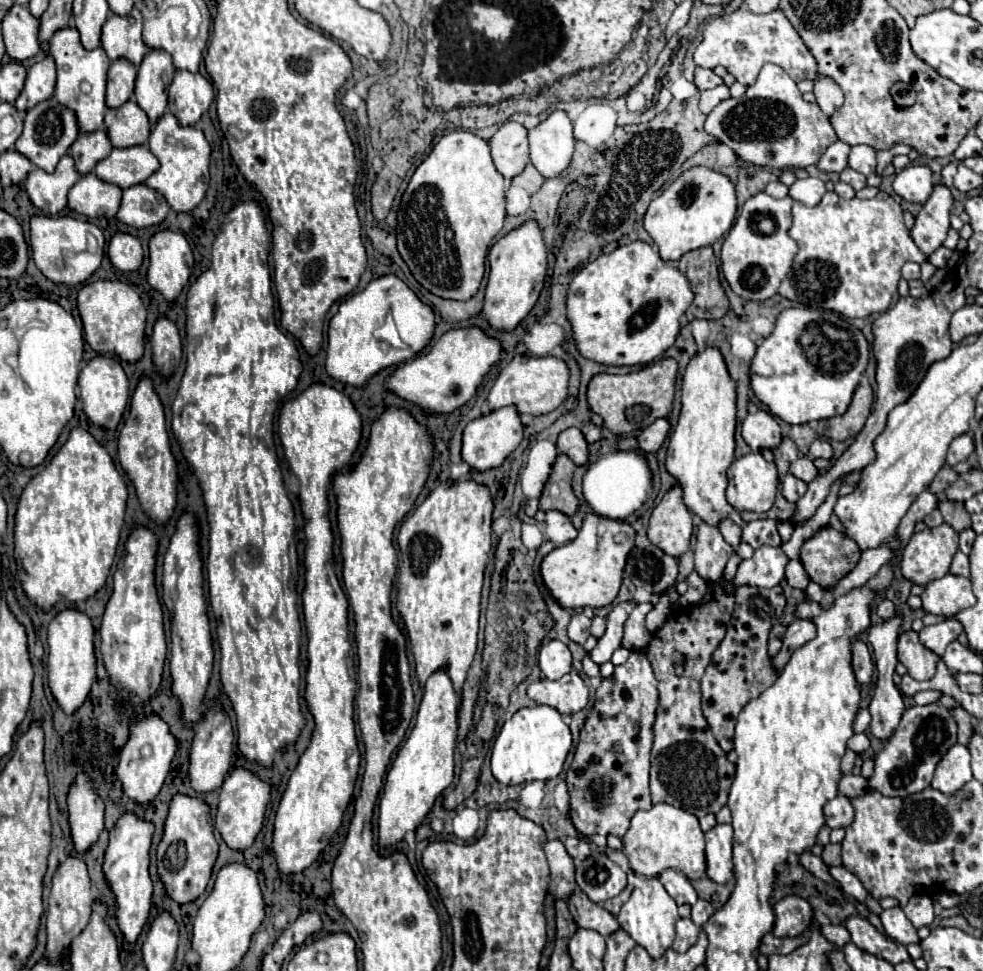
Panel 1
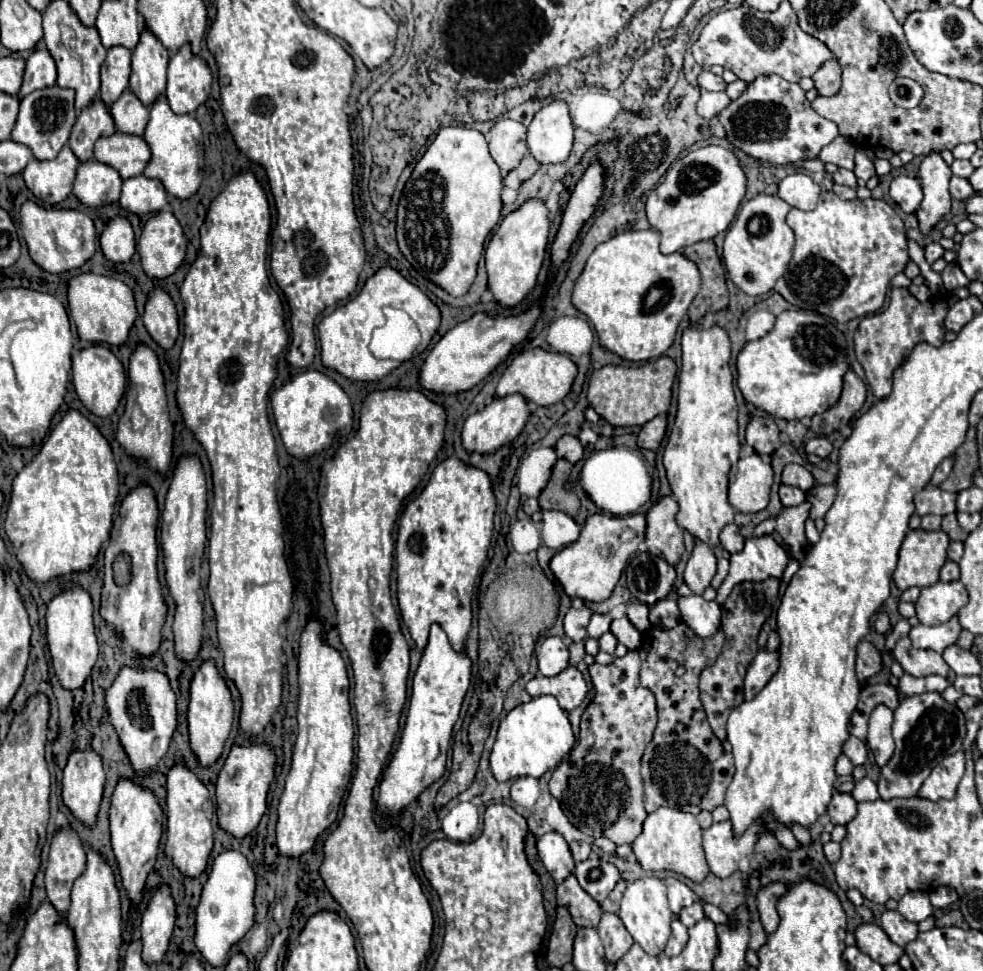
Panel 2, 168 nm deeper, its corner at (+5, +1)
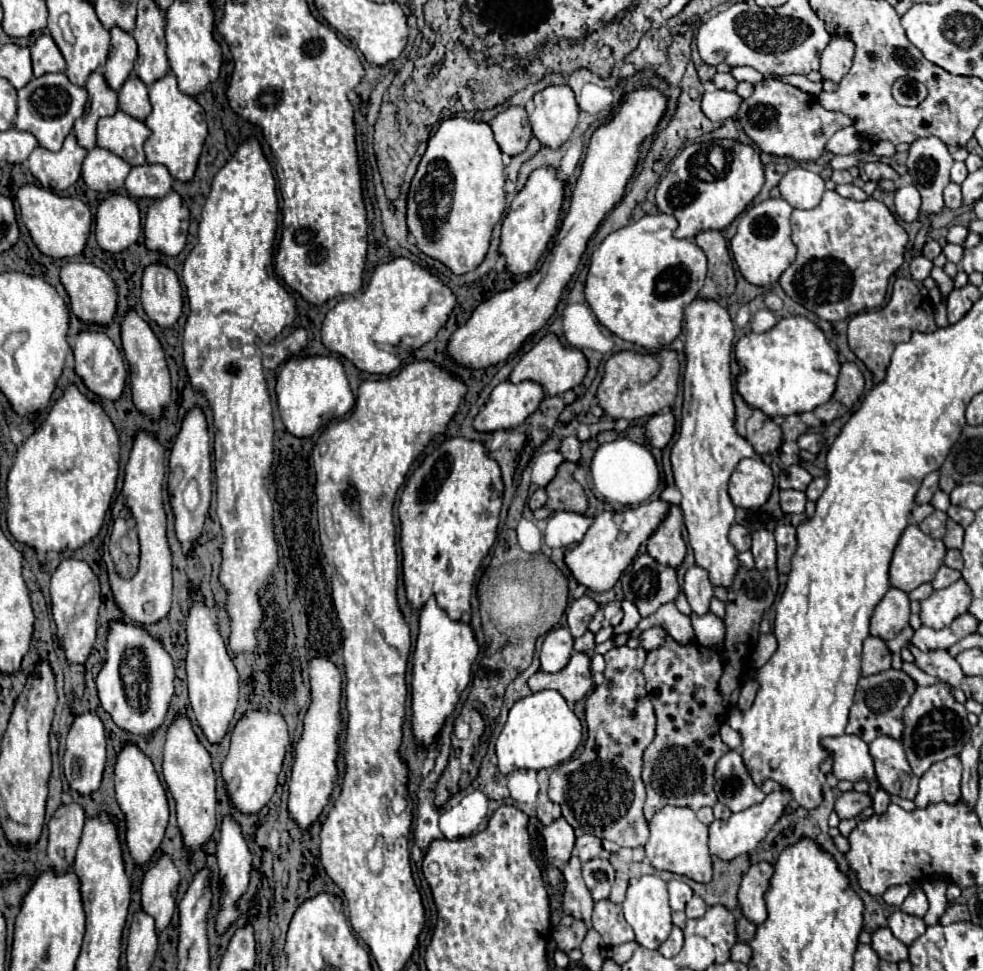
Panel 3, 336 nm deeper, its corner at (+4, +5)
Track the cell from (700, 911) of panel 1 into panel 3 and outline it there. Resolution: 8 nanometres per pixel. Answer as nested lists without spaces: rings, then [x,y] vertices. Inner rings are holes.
[[[694,896],[694,898],[686,904],[686,910],[684,910],[684,912],[686,912],[688,918],[702,918],[704,912],[706,912],[706,904],[704,904],[702,898]]]

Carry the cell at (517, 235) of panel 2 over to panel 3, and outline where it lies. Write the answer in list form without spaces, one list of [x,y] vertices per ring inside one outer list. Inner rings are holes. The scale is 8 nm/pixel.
[[[542,166],[528,176],[524,188],[512,200],[510,210],[502,222],[500,242],[500,254],[506,256],[506,264],[512,274],[528,274],[544,254],[550,238],[558,228],[560,208],[564,202],[564,188],[566,182],[558,178],[558,170],[552,166]]]

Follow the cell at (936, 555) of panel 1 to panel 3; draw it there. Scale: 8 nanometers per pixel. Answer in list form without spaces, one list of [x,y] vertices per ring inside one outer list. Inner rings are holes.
[[[908,526],[890,562],[890,584],[904,592],[932,582],[944,562],[946,546],[942,540],[926,536],[918,526]]]

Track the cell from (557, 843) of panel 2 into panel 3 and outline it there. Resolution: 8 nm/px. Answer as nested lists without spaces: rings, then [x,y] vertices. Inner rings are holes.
[[[558,818],[544,828],[542,836],[546,840],[548,860],[562,870],[568,864],[570,854],[574,850],[574,828],[564,818]]]

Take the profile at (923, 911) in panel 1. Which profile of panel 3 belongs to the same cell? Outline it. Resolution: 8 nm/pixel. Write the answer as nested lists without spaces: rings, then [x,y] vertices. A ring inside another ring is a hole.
[[[920,888],[912,890],[910,896],[902,902],[900,910],[906,912],[906,914],[914,914],[914,916],[920,916],[920,918],[922,918],[922,916],[928,912],[928,900],[926,900],[926,894],[924,894]]]

